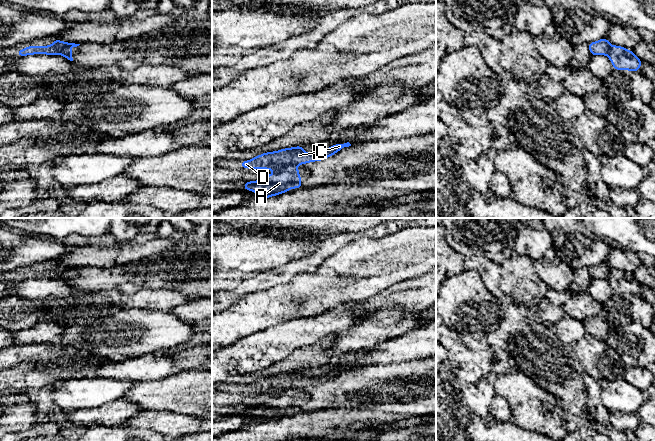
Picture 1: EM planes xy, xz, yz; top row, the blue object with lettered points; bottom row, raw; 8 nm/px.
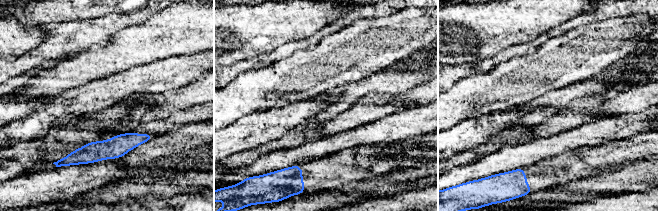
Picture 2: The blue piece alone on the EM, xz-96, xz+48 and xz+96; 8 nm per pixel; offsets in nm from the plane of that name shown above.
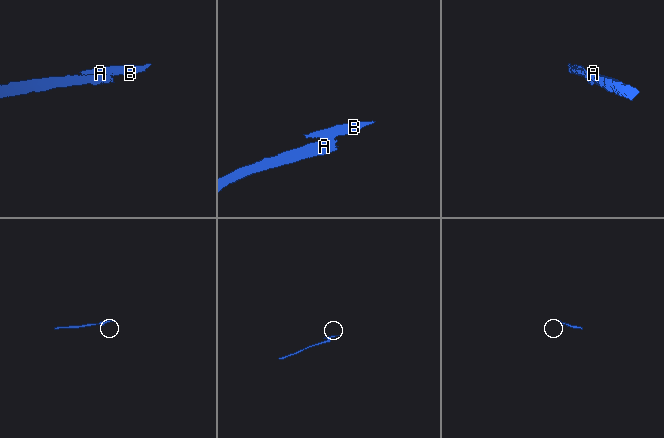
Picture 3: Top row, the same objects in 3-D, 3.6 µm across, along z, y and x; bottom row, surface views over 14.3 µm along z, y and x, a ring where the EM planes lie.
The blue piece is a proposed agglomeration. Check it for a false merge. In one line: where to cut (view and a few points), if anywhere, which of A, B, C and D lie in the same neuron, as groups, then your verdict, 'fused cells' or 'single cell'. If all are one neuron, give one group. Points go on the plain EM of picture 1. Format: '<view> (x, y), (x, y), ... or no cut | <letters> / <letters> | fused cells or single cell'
xz (294, 388), (288, 388), (277, 394) | A / B C D | fused cells

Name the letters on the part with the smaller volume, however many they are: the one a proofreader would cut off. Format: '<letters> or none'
B, C, D

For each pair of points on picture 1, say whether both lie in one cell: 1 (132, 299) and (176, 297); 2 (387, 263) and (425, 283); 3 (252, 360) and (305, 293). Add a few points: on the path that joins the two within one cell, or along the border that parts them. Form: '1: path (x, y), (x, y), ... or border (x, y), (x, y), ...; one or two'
1: path (143, 298), (165, 298); one
2: border (425, 273), (418, 277), (400, 281), (393, 286); two
3: border (306, 316), (285, 320), (261, 330); two

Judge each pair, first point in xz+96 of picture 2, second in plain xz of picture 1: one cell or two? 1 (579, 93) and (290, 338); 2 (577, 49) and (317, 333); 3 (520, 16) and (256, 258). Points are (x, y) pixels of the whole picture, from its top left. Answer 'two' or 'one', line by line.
1: two
2: two
3: one

